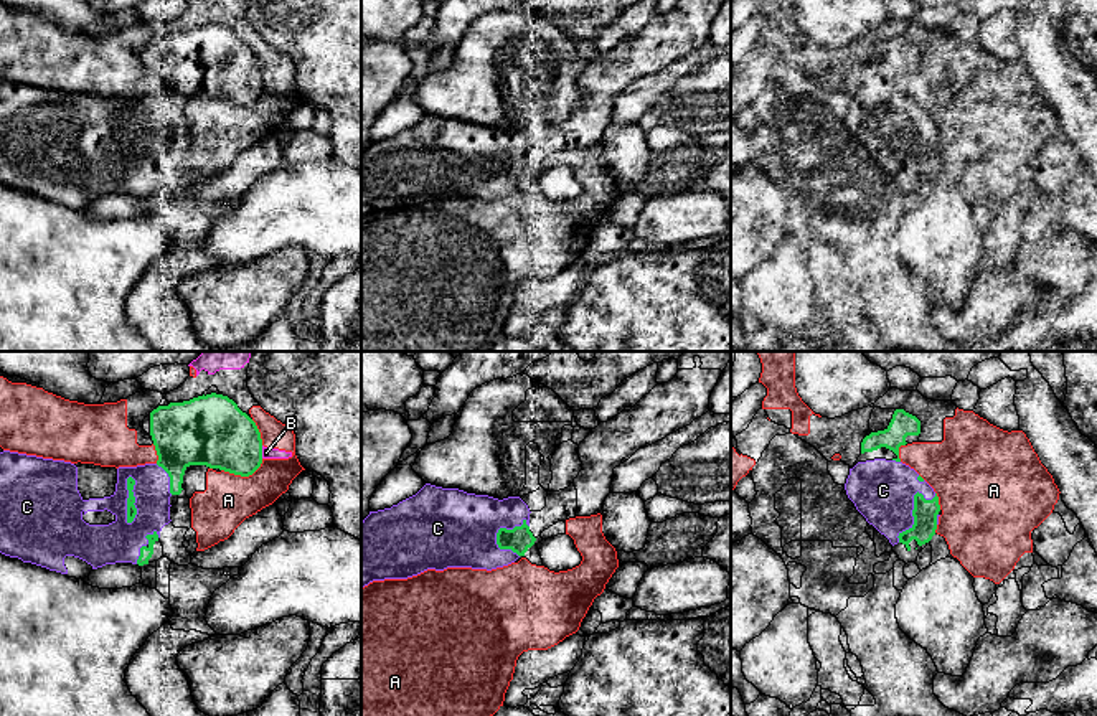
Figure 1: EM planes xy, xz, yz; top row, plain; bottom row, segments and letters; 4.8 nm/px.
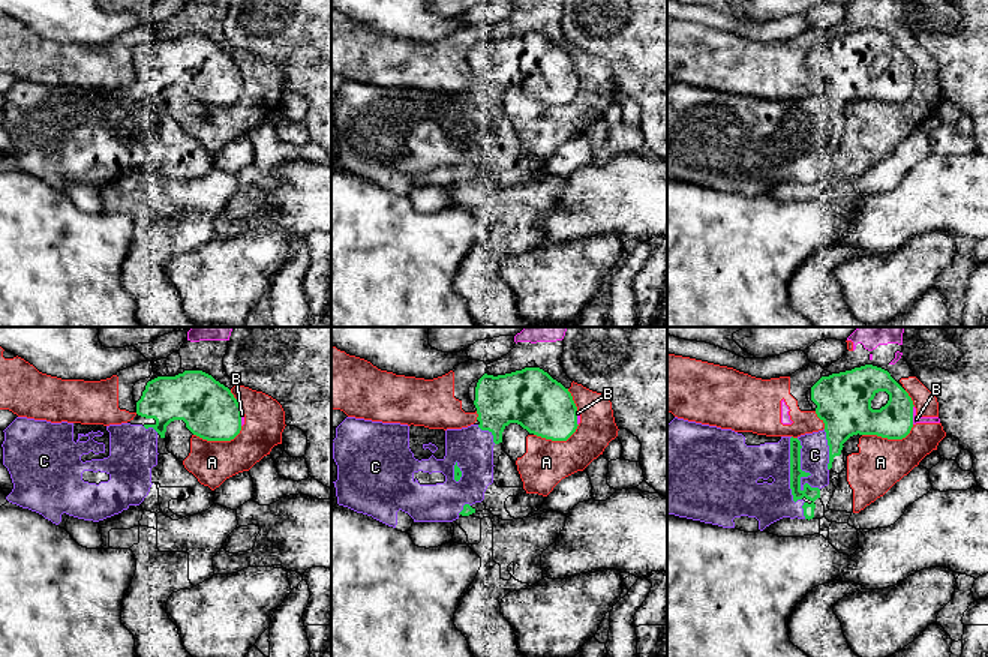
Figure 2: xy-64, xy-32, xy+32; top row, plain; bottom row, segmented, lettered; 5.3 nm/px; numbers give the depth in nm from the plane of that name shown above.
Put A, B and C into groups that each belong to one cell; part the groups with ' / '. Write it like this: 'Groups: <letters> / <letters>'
Groups: A B / C

